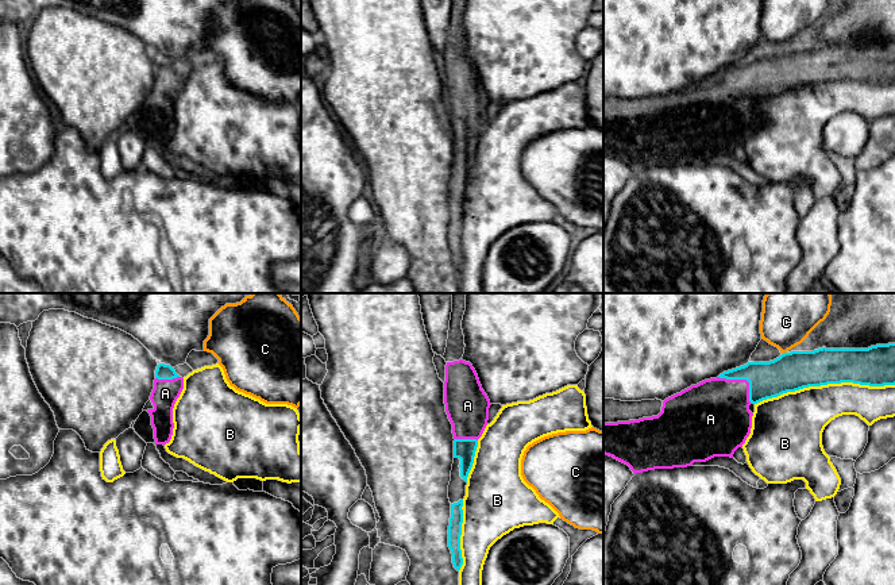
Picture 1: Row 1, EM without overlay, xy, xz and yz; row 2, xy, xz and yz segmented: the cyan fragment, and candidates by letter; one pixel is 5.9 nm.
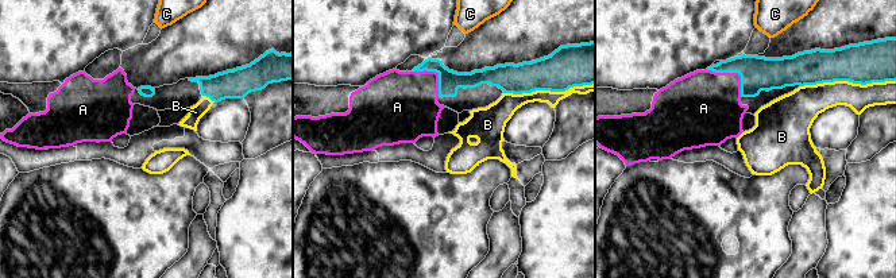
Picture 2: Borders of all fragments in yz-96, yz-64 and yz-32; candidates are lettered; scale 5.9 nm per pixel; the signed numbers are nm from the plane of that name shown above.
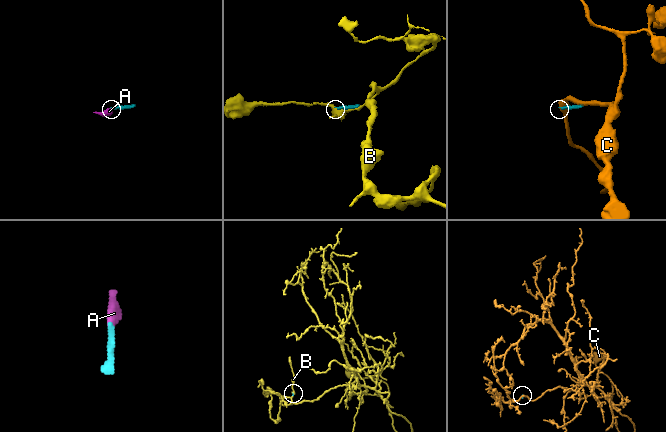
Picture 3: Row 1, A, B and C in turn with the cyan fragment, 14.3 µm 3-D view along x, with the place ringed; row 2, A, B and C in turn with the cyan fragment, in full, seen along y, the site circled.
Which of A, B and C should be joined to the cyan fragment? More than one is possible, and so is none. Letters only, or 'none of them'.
A

